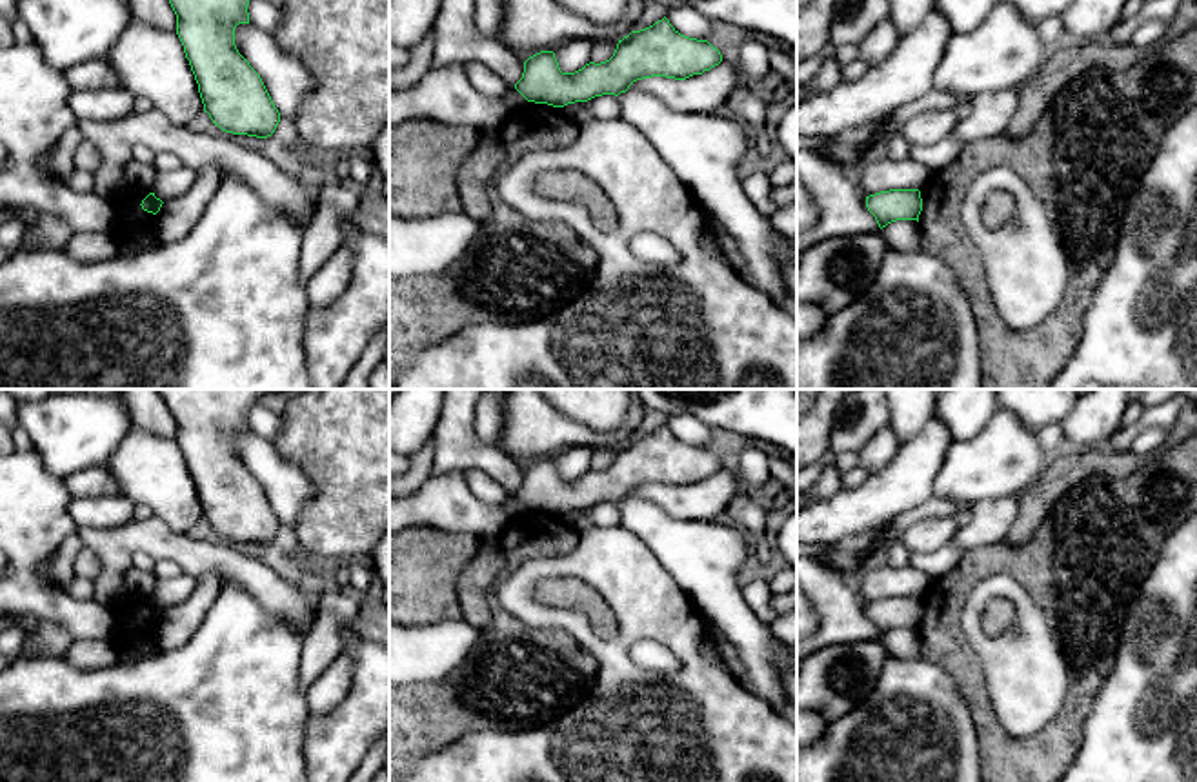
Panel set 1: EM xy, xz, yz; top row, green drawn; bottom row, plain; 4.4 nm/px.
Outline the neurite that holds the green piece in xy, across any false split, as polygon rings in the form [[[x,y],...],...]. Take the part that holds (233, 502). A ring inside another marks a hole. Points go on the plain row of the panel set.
[[[158,389],[176,422],[176,442],[198,491],[204,518],[226,540],[267,546],[275,540],[280,520],[260,482],[238,460],[235,435],[249,431],[249,407],[267,389]]]

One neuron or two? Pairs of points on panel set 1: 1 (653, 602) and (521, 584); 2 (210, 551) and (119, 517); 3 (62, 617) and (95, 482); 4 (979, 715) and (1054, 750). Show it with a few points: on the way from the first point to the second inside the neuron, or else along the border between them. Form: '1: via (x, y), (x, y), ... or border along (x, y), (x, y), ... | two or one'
1: via (621, 570), (617, 566), (553, 568) | one
2: border along (135, 519), (111, 528), (88, 528) | two
3: border along (62, 479), (71, 497) | two
4: via (995, 733), (1012, 750), (1036, 750) | one

